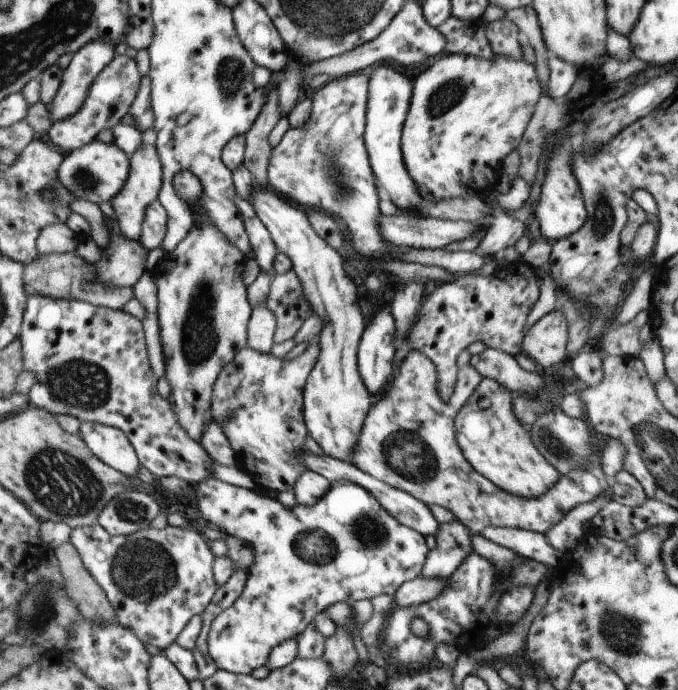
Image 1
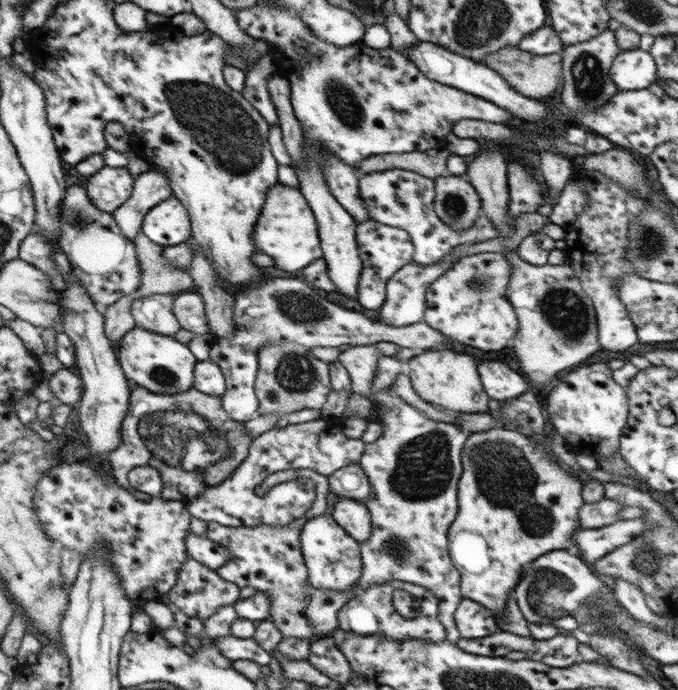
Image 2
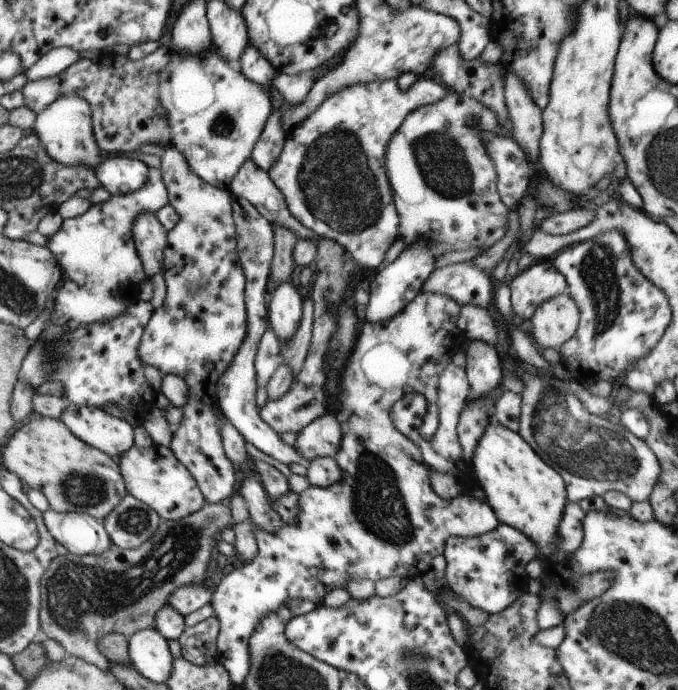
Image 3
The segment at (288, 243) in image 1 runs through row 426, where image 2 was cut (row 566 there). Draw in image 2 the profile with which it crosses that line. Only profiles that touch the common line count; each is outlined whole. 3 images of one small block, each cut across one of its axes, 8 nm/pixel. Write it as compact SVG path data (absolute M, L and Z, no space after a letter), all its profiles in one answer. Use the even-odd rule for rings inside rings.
M323 513L310 518L302 526L299 544L310 589L347 592L358 583L361 576L361 554L358 542L333 520L331 514Z

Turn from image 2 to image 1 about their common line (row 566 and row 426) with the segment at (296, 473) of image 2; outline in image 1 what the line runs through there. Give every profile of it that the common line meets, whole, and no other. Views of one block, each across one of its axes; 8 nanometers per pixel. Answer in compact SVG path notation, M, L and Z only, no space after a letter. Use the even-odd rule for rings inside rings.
M317 339L310 340L307 348L291 362L281 362L282 359L269 353L260 353L245 347L234 354L233 360L220 370L213 383L209 413L227 437L234 452L236 468L247 473L263 492L287 492L295 484L296 477L305 470L296 460L298 452L303 448L305 435L308 434L302 415L302 392L318 352Z

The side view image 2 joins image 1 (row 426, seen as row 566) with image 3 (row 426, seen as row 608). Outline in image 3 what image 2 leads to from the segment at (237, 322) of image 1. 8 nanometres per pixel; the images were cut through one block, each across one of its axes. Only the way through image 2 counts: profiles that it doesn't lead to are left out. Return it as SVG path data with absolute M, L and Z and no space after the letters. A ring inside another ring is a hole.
M167 146L164 149L158 171L166 188L168 204L178 214L178 221L166 231L166 245L162 250L160 273L164 280L165 296L159 308L152 309L149 320L144 324L136 355L143 366L148 364L161 374L181 377L187 383L190 394L181 408L182 421L173 429L173 438L168 447L197 483L205 503L227 502L237 490L239 474L223 453L218 417L214 412L217 409L214 388L218 376L235 356L246 333L245 277L236 251L229 191L215 188L191 172L187 161L175 147Z

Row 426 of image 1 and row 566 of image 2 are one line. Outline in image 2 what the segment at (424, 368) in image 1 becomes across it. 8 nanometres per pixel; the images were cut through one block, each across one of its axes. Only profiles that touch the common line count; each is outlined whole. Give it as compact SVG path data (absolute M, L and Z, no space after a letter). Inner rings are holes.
M374 344L356 347L347 347L347 350L338 353L336 360L342 364L351 379L350 392L360 394L371 401L371 405L384 410L374 422L379 425L381 434L373 442L364 443L364 449L358 460L363 474L367 476L371 485L371 492L366 496L364 505L370 514L369 536L358 542L361 561L361 576L347 592L311 589L309 600L304 612L312 628L312 634L319 637L330 636L338 628L337 611L355 594L367 590L371 584L383 584L390 580L399 580L402 584L408 582L428 590L437 599L437 618L443 625L445 641L456 644L460 639L454 623L454 612L458 602L462 599L460 593L460 576L457 569L451 564L448 555L448 528L456 517L457 499L456 486L462 469L460 466L460 452L462 444L468 437L464 431L457 429L453 424L440 423L422 415L410 404L398 399L389 387L377 388L374 382L374 371L378 365L381 353Z

